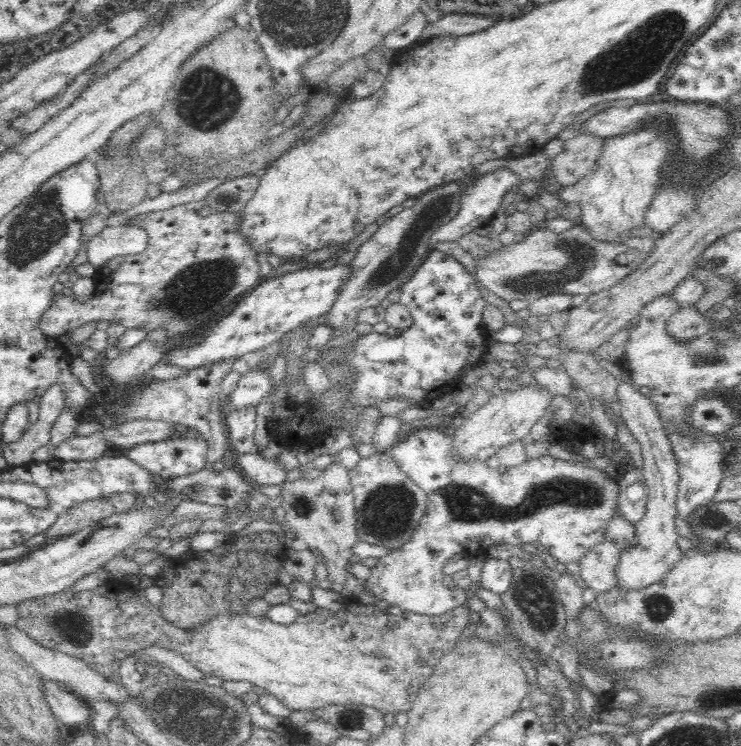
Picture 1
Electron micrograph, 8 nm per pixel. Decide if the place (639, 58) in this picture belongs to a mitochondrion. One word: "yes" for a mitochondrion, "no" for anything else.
yes

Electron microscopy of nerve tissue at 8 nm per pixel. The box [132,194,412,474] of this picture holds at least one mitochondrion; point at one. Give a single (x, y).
(191, 298)

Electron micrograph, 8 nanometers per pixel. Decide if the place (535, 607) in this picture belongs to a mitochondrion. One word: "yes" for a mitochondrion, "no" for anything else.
yes

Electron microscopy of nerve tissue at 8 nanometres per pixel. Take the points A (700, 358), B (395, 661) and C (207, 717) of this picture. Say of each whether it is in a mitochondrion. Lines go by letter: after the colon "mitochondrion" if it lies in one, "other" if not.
A: mitochondrion
B: other
C: mitochondrion

